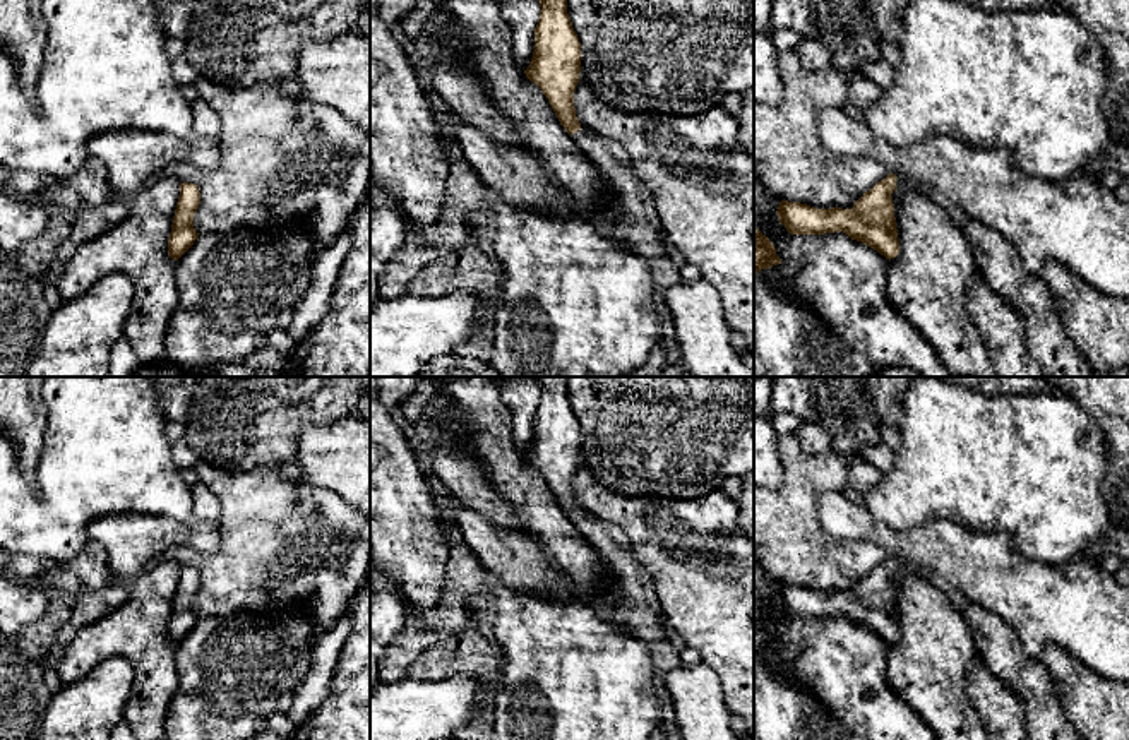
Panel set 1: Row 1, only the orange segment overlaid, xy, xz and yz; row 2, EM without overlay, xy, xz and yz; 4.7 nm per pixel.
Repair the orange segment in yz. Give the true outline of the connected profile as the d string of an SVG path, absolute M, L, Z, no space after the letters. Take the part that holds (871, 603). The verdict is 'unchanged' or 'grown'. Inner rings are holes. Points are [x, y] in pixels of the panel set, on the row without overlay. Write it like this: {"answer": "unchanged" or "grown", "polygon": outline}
{"answer": "grown", "polygon": "M889 557L865 576L851 593L815 593L800 586L781 584L776 598L791 618L843 615L891 644L899 637L894 588L899 577L906 574L917 572Z"}

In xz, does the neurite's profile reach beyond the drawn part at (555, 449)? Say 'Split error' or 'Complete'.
Split error

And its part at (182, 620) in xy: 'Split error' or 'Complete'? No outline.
Complete

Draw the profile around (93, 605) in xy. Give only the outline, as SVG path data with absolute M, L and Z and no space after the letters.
M120 579L106 588L84 593L75 600L70 618L58 629L58 642L63 648L69 646L81 629L122 606L128 596L128 582Z

